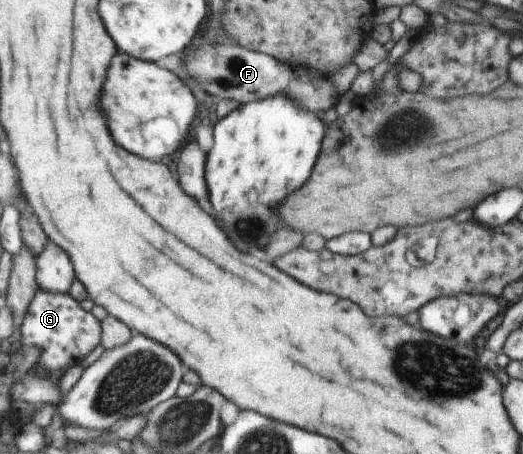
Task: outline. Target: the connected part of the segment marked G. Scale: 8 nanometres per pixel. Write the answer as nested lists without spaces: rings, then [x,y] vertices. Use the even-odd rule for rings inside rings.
[[[42,290],[36,292],[21,323],[22,343],[36,345],[41,350],[38,365],[49,370],[65,371],[78,365],[90,351],[102,345],[103,327],[89,311],[84,311],[72,294],[57,294]]]

